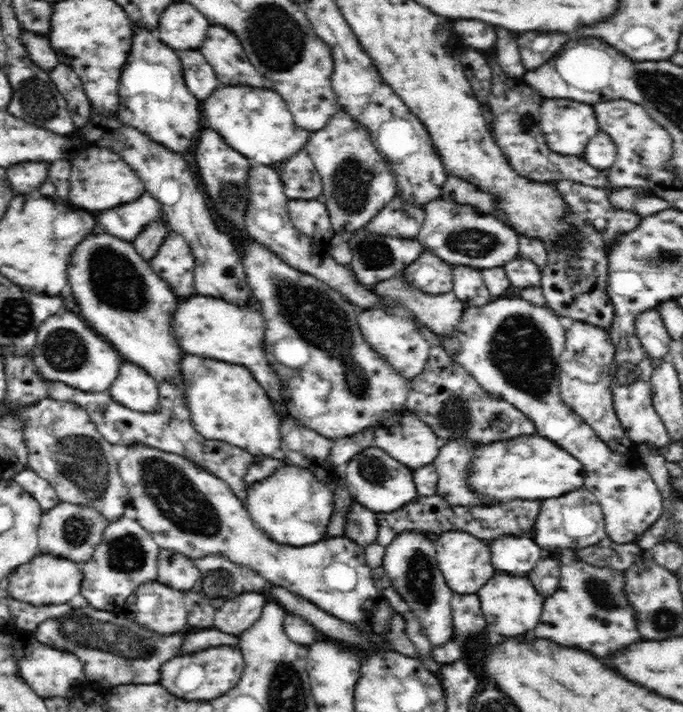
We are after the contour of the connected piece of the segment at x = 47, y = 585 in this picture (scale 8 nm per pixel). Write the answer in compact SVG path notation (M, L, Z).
M40 553L30 564L24 564L16 570L16 576L8 579L8 592L22 600L30 602L34 606L48 606L48 604L66 604L72 598L82 594L82 584L84 582L83 563L70 560L62 555L52 553Z

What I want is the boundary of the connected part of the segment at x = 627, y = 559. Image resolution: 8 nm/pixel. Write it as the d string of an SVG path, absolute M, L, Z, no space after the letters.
M608 535L596 544L579 550L584 555L584 559L591 561L592 564L612 565L612 567L624 570L636 562L637 556L642 551L643 548L638 540L620 543Z

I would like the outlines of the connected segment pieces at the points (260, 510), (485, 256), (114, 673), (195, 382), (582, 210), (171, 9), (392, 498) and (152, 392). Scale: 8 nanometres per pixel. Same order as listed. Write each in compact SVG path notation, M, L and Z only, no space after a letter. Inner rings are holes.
M292 464L280 466L272 476L250 486L246 508L256 528L259 528L278 546L303 547L326 538L326 528L334 512L334 502L335 494L328 481L321 480L312 469Z
M444 195L428 201L426 205L426 217L416 238L426 251L445 260L448 265L461 265L482 272L504 267L519 253L516 230L506 222L481 212L476 205L461 204Z
M86 608L74 612L64 620L50 620L34 630L36 640L61 651L72 652L84 661L88 681L96 687L100 676L108 677L113 686L120 684L159 684L162 670L178 656L178 648L186 638L186 632L178 630L162 634L151 628L118 618L116 614Z
M186 354L183 373L183 392L192 411L192 423L204 437L239 446L255 455L271 455L283 446L279 416L265 390L243 366Z
M566 177L548 183L551 183L557 197L564 205L562 223L566 223L566 230L560 234L558 240L554 240L551 250L546 253L546 262L542 266L538 286L542 288L546 302L552 305L567 322L572 320L586 321L608 328L613 310L605 289L608 260L605 259L603 248L606 242L612 240L612 237L619 232L626 232L626 230L634 228L641 217L636 213L630 213L612 205L609 200L609 191L604 187L595 187L584 183L584 181Z
M178 1L166 8L157 26L158 35L164 43L177 50L198 49L206 38L208 24L206 16L200 14L192 4Z
M374 446L358 453L343 469L354 498L362 508L373 513L387 513L411 504L419 495L413 469Z
M134 364L121 367L118 378L108 392L116 401L134 412L156 412L160 408L157 380Z

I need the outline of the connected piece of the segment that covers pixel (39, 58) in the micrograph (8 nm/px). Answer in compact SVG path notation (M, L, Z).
M21 27L19 35L27 55L44 71L53 69L59 63L48 34Z

